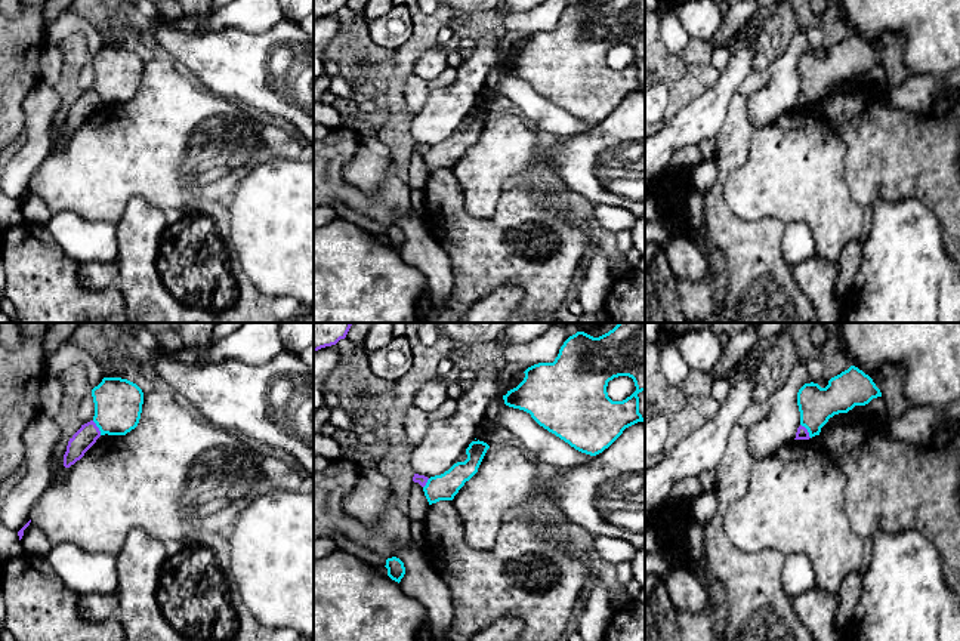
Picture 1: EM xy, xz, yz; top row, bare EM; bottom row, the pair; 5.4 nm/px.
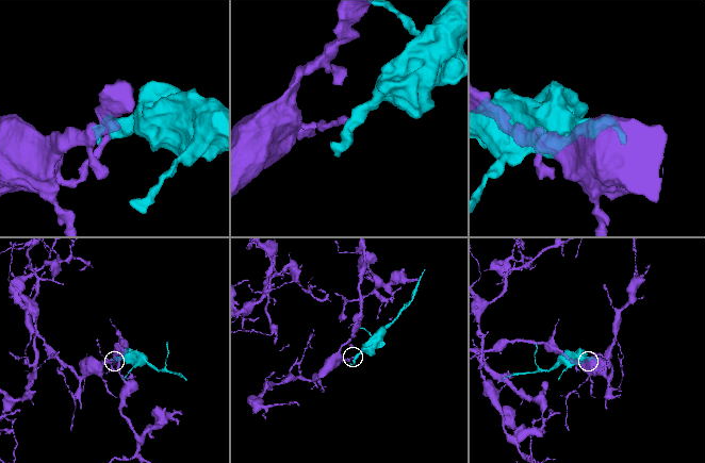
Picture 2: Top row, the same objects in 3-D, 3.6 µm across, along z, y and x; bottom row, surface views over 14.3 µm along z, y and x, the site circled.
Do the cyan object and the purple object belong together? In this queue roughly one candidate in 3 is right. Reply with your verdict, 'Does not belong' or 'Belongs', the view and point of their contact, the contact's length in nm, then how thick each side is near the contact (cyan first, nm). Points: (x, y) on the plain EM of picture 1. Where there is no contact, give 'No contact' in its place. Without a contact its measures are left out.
Does not belong. Touches cyan at yz (808, 99). Shared border 100 nm. Thickness 200 nm (cyan) against 70 nm

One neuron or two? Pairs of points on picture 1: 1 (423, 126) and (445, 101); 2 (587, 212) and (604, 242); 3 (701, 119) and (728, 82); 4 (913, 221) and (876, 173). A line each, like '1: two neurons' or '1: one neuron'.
1: one neuron
2: one neuron
3: one neuron
4: two neurons

